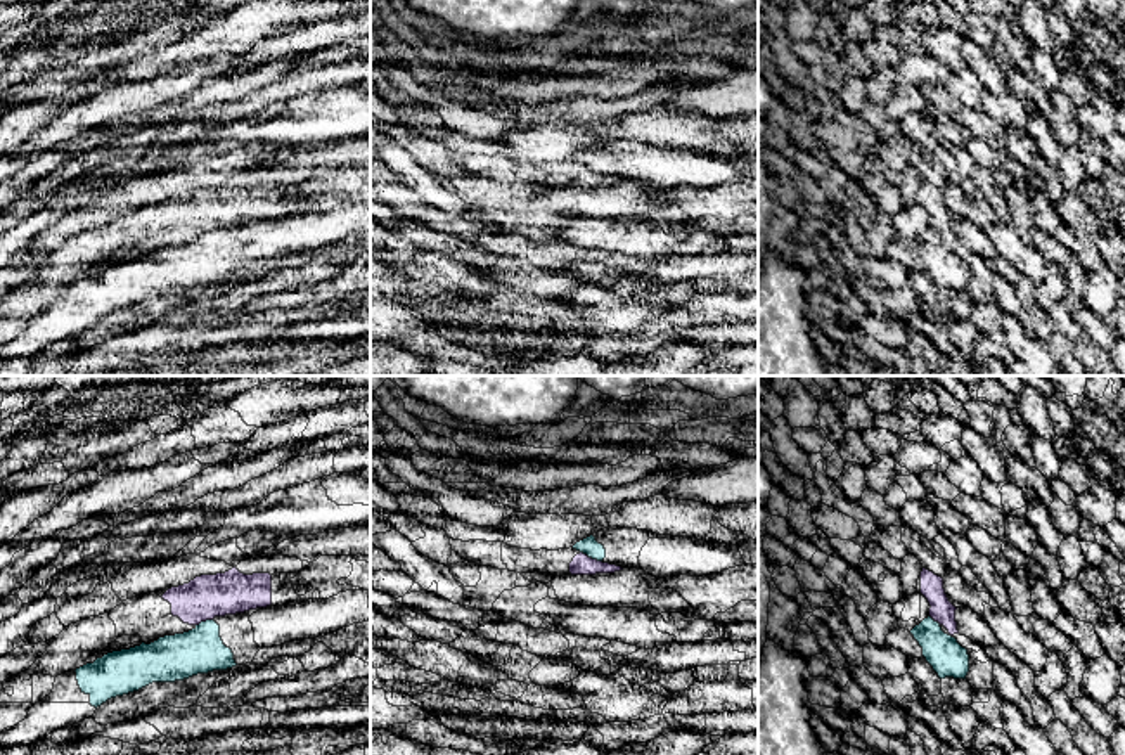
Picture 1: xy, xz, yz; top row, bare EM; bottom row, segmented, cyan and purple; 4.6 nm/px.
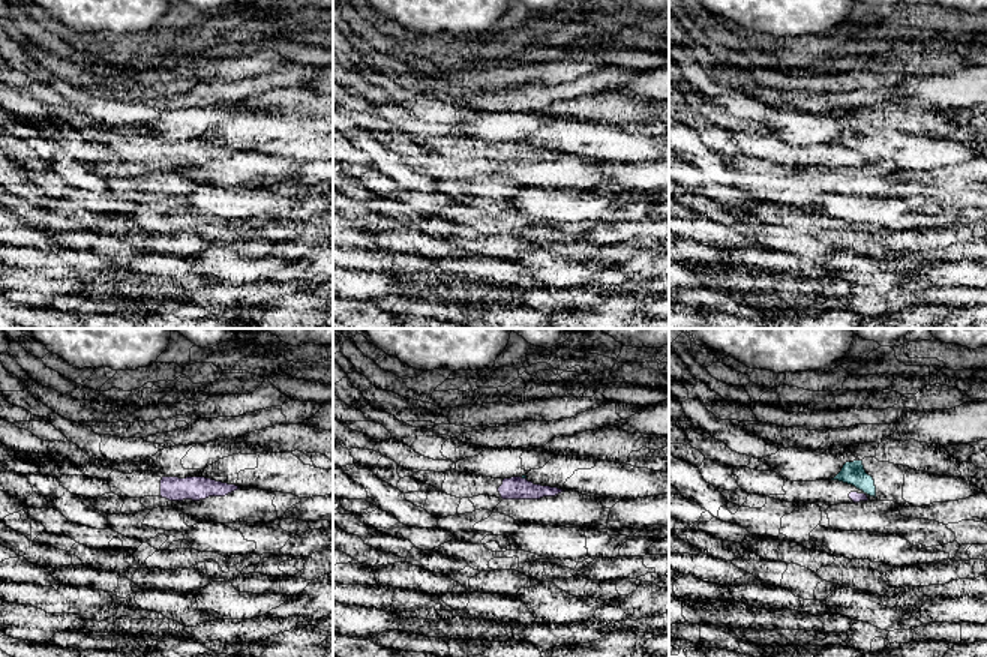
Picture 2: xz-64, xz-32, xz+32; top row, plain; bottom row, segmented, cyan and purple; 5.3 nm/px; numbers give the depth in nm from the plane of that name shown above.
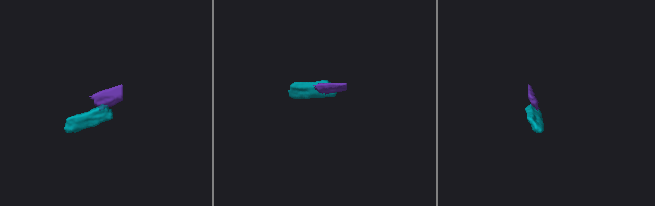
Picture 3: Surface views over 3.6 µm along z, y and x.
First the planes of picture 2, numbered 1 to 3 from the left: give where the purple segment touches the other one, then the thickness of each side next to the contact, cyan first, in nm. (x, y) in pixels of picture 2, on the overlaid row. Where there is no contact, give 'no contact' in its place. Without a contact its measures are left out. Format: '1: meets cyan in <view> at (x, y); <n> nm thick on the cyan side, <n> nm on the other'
1: no contact
2: meets cyan in xz-32 at (524, 477); 20 nm thick on the cyan side, 130 nm on the other
3: no contact

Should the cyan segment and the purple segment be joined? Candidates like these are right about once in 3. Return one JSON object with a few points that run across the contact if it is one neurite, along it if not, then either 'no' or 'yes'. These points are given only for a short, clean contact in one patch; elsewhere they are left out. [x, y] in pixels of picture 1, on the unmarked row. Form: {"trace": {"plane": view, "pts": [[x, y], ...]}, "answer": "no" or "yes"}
{"trace": {"plane": "xz", "pts": [[580, 163], [601, 174]]}, "answer": "no"}

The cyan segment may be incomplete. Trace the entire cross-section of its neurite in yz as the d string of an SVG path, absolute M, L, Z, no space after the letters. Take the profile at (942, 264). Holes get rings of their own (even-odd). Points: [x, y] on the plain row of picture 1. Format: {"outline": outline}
{"outline": "M931 229L916 237L910 246L922 260L922 268L940 291L966 291L969 284L969 267L955 249L945 246Z"}

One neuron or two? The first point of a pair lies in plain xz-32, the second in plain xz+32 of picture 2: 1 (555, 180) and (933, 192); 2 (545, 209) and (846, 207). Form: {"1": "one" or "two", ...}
{"1": "one", "2": "one"}

